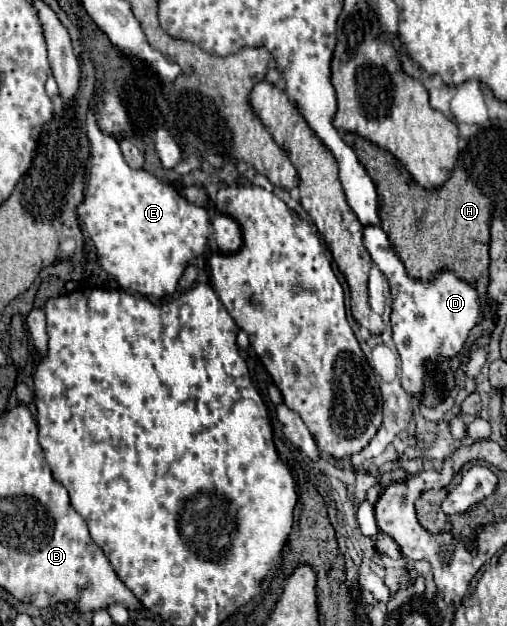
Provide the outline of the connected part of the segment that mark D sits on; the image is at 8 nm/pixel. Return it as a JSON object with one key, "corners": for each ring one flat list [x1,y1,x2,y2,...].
{"corners":[[365,227,363,243,373,263,387,277,391,287,391,297,393,297,391,329,393,329,393,341,401,355,401,385,411,395,421,393,425,389,425,377,427,377,425,363,427,361,443,363,455,357,463,349,471,329,485,319,481,297,471,283,459,279,449,269,441,269,439,273,433,275,433,279,427,281,411,279,399,255,395,253,395,247,391,245,389,237,381,227]]}

